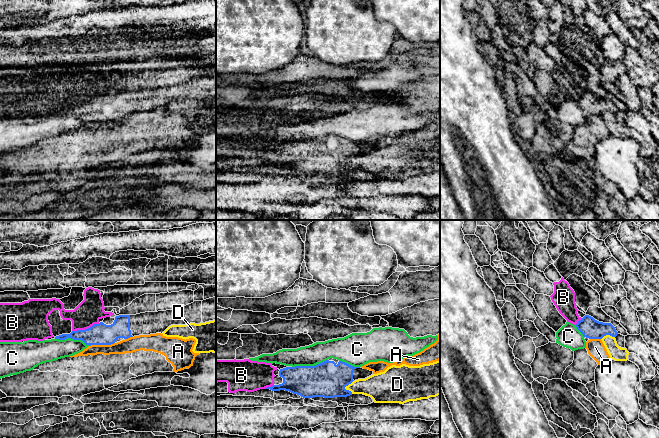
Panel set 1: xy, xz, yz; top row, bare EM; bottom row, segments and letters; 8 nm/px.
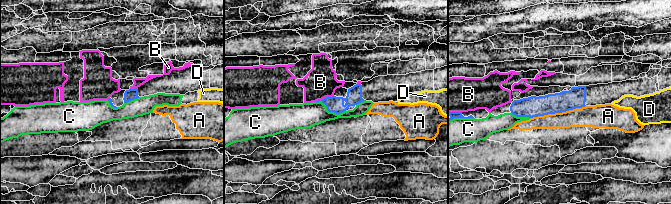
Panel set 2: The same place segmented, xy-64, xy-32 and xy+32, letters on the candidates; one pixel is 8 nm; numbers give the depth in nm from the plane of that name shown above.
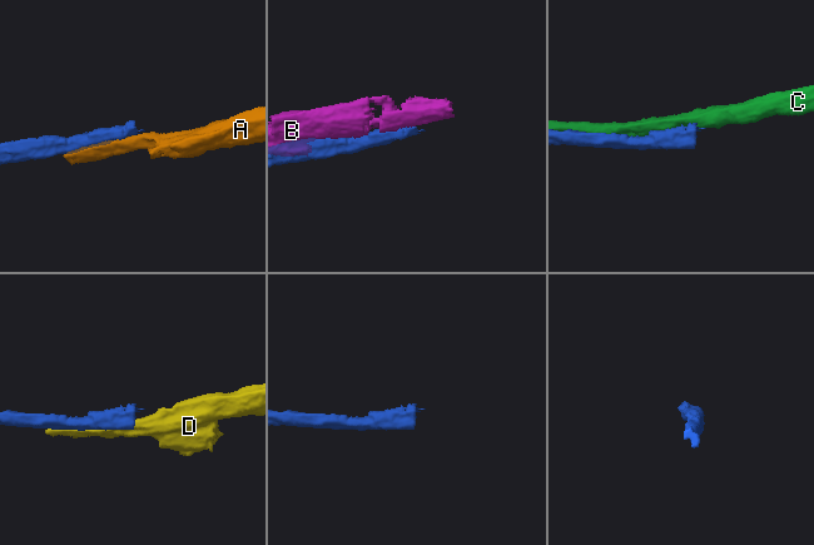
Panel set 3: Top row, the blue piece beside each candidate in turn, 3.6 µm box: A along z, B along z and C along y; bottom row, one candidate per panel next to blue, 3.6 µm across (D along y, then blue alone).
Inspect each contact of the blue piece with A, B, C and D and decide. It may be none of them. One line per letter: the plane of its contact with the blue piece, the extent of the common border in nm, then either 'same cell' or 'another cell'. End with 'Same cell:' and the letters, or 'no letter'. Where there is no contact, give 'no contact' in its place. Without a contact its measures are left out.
A: xy | 200 nm | another cell
B: xy | 240 nm | another cell
C: xz | 300 nm | another cell
D: xz | 110 nm | another cell
Same cell: no letter

